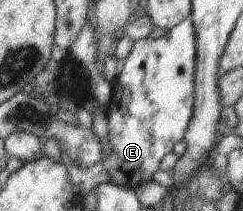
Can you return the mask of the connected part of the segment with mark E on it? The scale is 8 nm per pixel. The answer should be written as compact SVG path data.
M190 17L183 19L158 39L148 37L134 42L121 73L111 81L112 96L106 105L112 153L103 157L102 165L106 167L110 183L130 189L148 183L158 171L160 161L173 151L176 143L183 141L194 111L195 65L196 36Z

